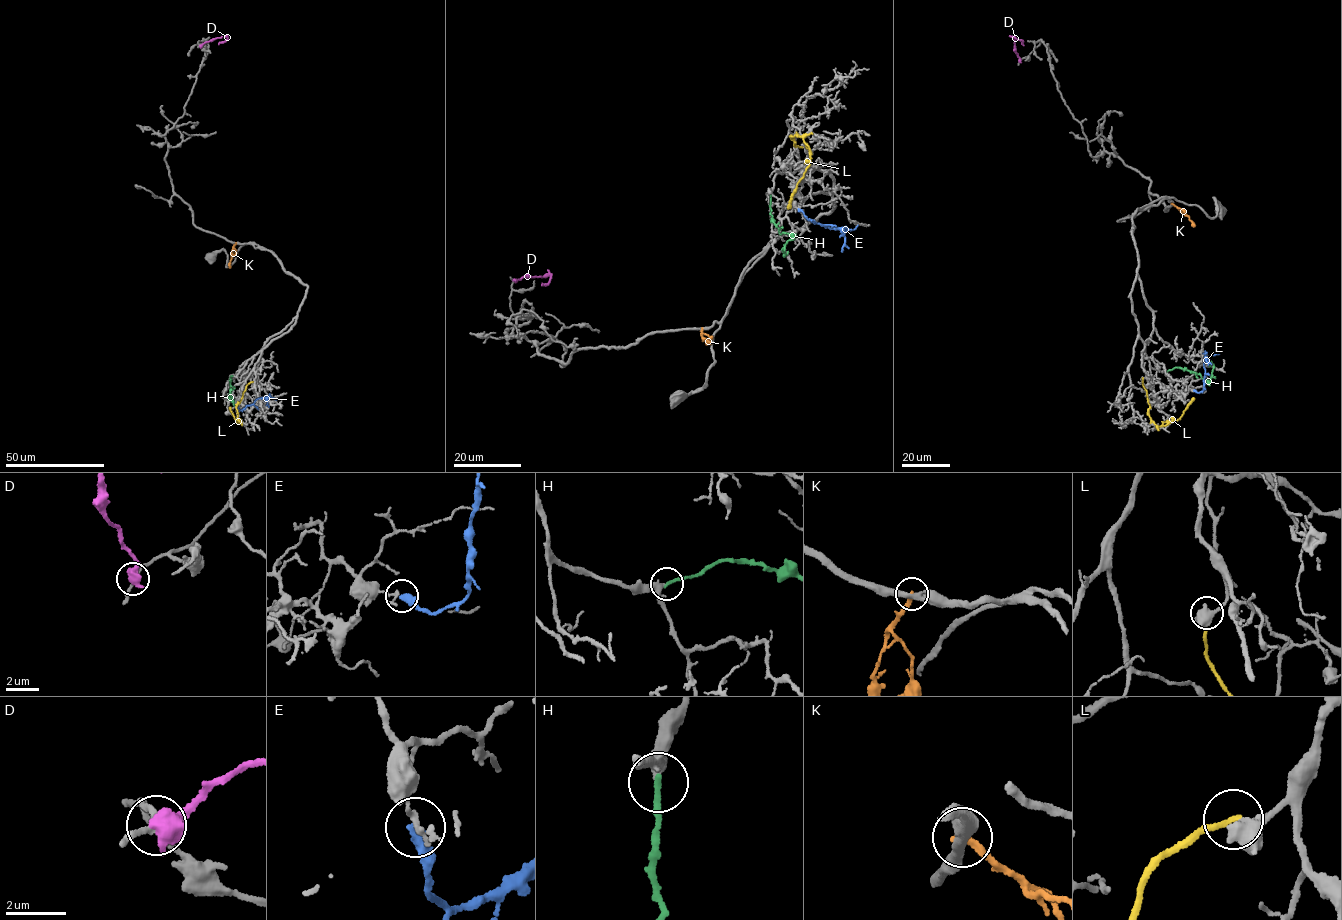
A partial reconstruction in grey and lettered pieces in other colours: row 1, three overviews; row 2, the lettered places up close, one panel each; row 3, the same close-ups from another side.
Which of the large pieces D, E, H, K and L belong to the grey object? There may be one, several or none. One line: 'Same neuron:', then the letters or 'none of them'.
Same neuron: H

